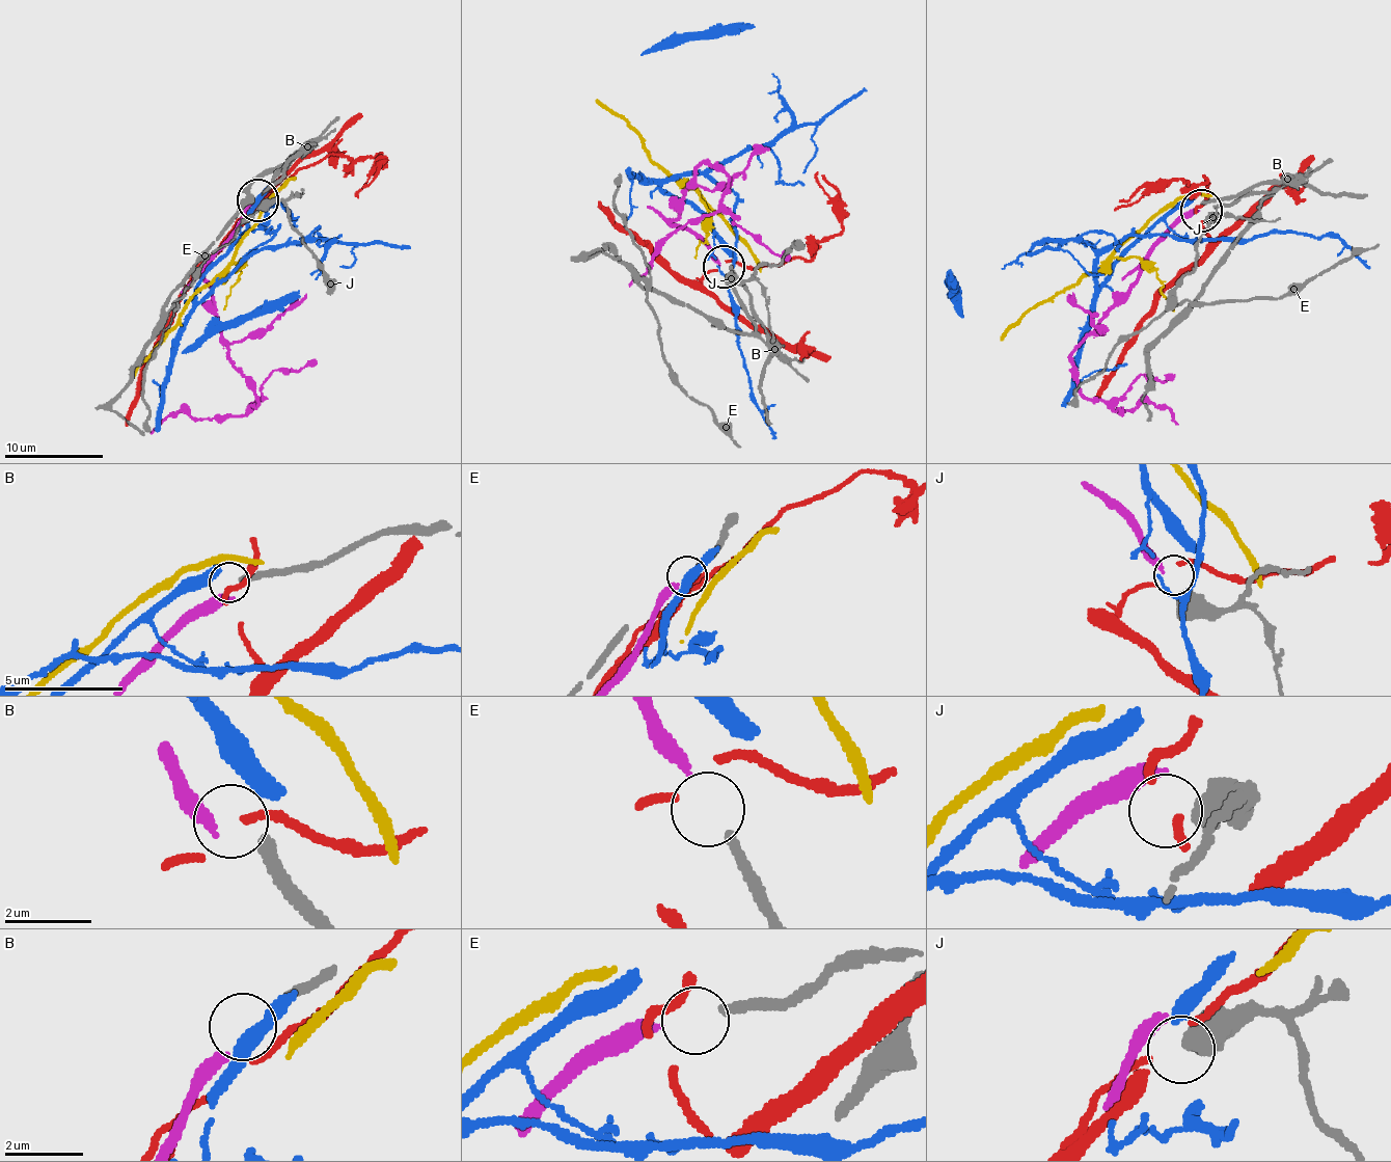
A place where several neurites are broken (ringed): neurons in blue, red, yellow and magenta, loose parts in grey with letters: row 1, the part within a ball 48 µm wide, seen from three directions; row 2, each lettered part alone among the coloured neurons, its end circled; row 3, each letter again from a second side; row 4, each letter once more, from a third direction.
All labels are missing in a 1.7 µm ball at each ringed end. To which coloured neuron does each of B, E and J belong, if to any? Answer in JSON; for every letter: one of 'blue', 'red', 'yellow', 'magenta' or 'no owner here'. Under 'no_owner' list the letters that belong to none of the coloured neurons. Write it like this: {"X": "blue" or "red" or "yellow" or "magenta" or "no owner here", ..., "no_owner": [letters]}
{"B": "no owner here", "E": "magenta", "J": "no owner here", "no_owner": ["B", "J"]}

